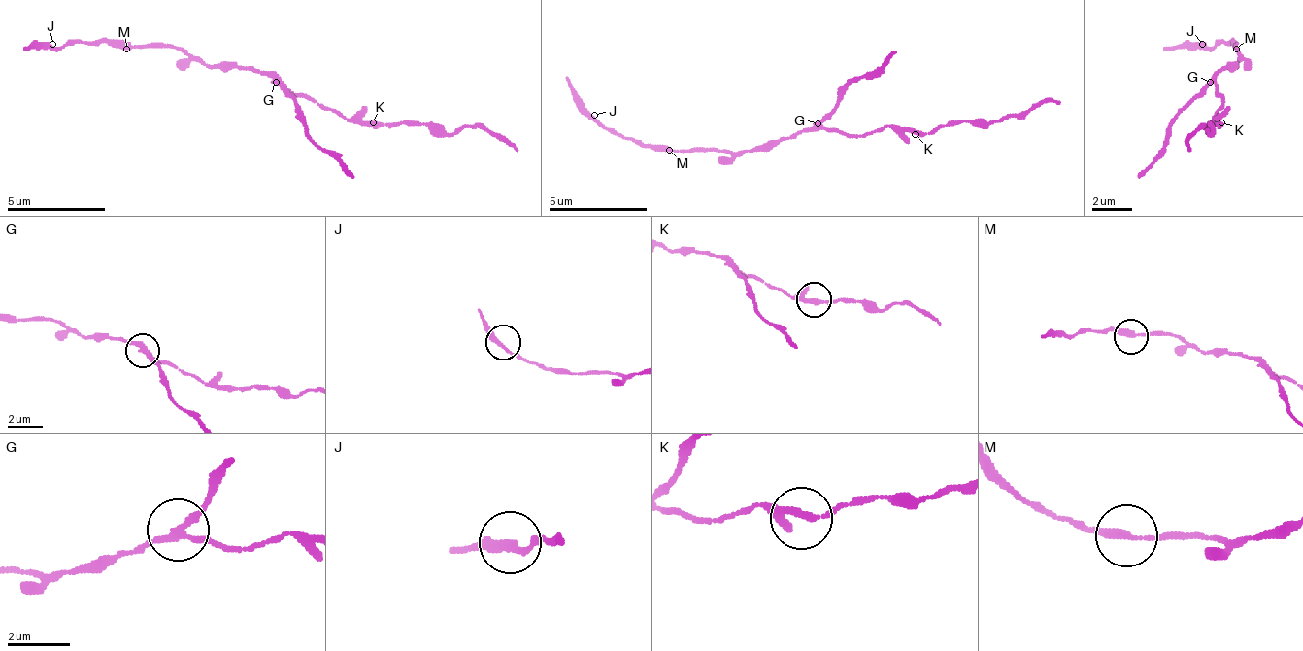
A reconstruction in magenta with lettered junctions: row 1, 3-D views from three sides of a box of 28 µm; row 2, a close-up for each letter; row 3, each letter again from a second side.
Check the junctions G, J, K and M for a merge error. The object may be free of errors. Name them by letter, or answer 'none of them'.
G

